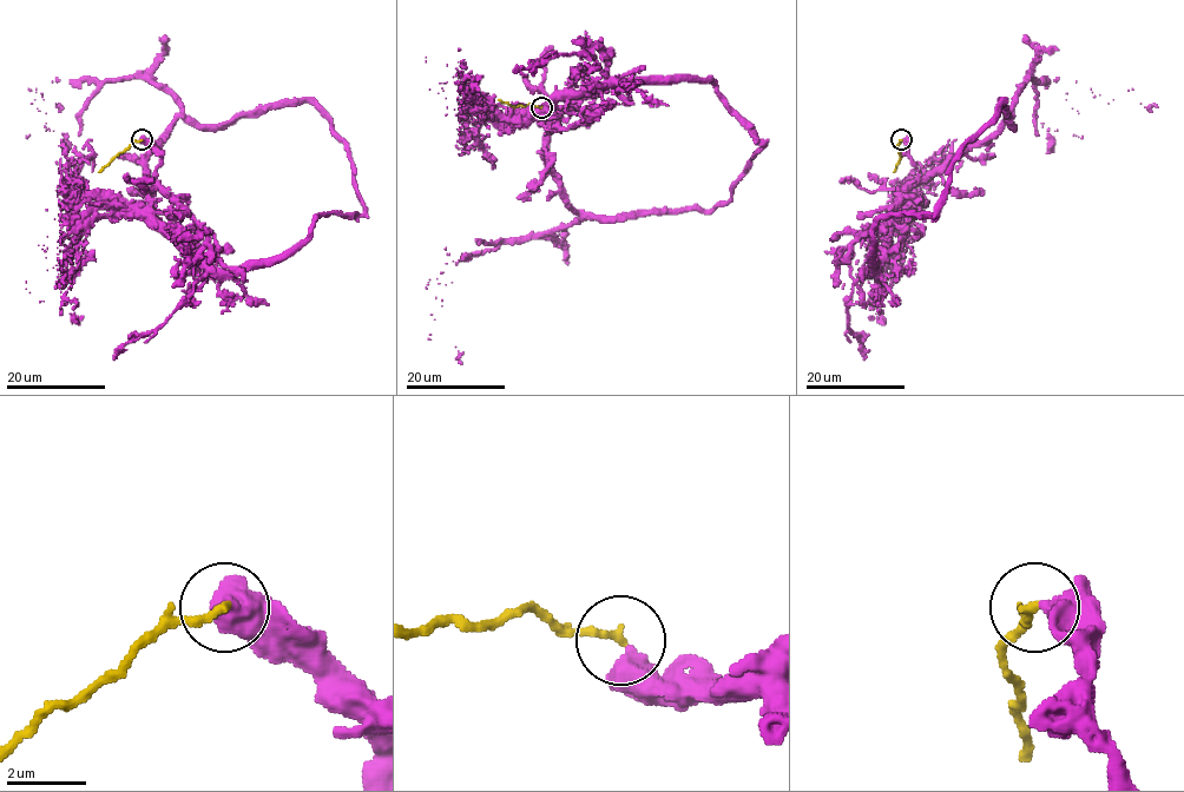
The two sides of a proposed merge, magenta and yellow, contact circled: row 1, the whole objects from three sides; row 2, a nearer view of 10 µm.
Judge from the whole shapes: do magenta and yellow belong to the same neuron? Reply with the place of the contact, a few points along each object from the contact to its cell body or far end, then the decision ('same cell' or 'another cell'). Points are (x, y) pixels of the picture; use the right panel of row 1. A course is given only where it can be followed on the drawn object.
place (901, 139); course magenta (901, 139), (921, 178), (940, 172), (998, 130), (1028, 78), (1076, 81), (1113, 99), (1132, 90), (1158, 107); course yellow (901, 139), (898, 144), (900, 159), (893, 172); another cell

